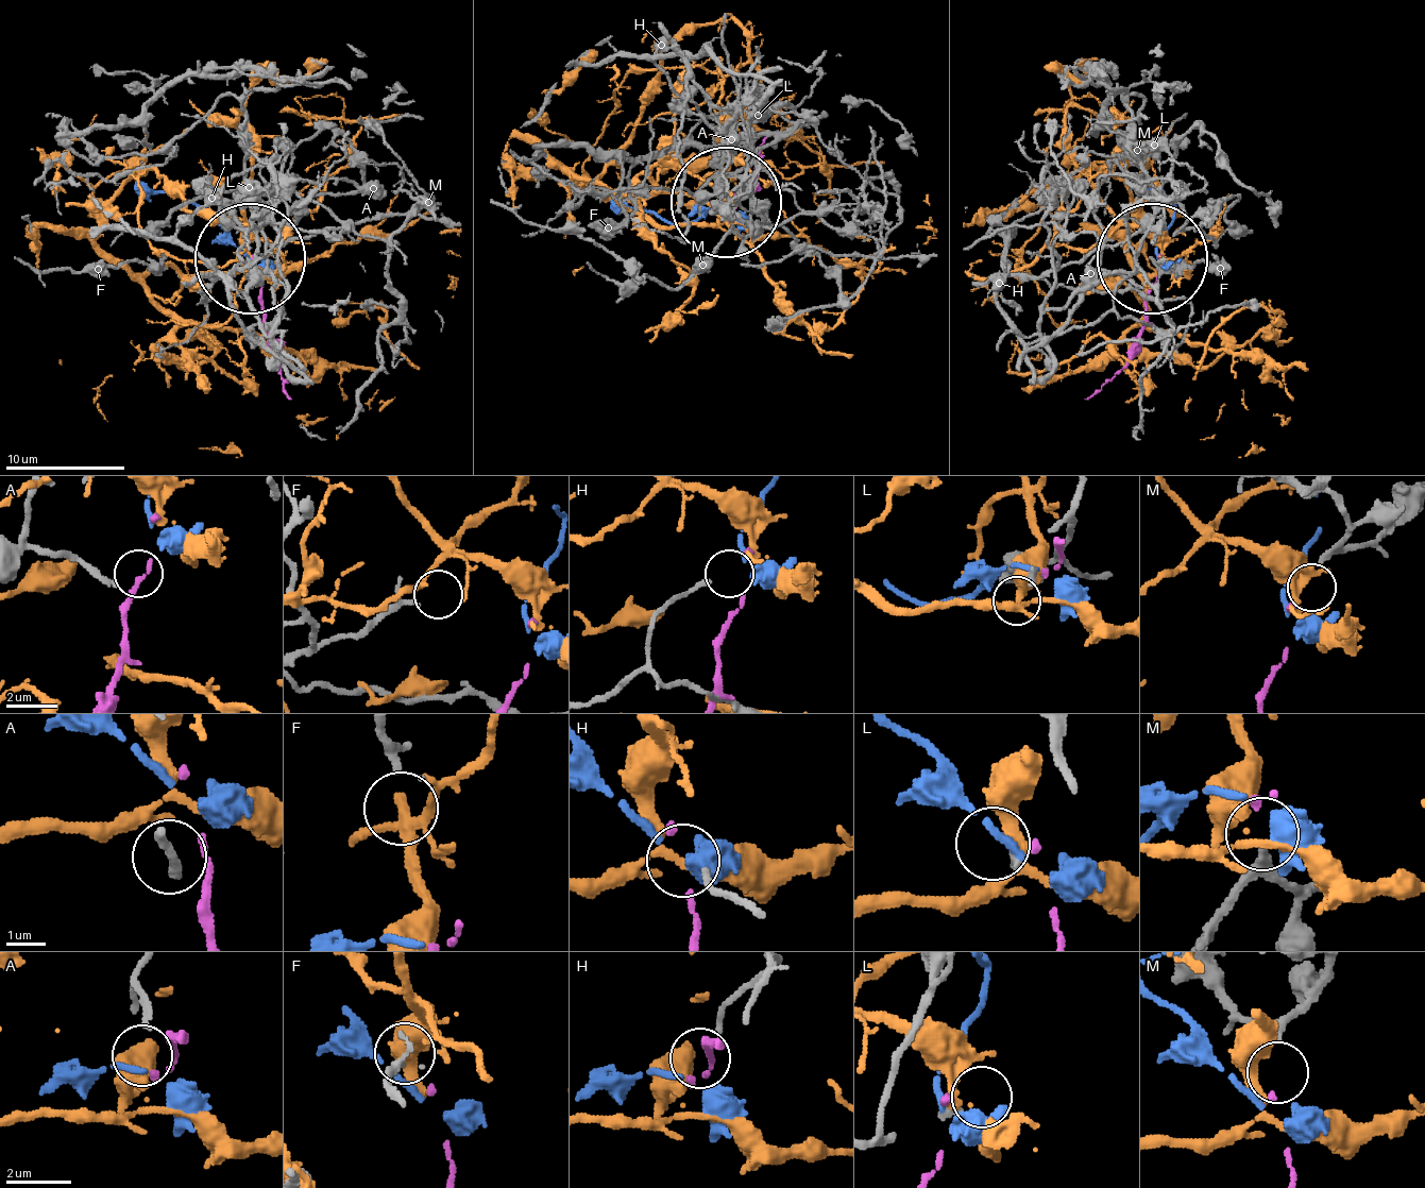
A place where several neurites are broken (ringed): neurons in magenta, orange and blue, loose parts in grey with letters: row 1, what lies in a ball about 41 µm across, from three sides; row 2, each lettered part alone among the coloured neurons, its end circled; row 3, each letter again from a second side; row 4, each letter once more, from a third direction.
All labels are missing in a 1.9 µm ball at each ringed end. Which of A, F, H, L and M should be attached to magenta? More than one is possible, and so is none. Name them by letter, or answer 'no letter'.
M

